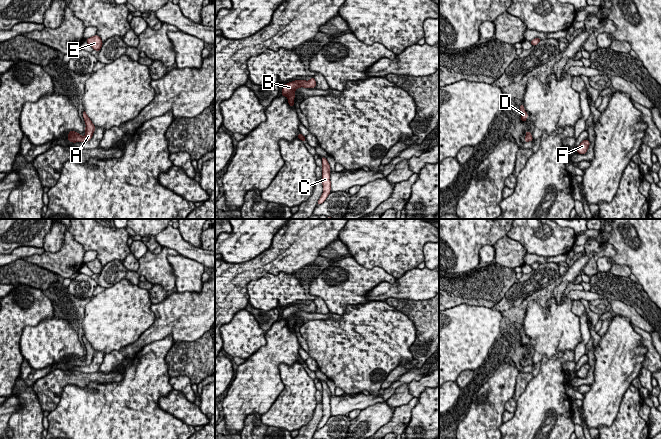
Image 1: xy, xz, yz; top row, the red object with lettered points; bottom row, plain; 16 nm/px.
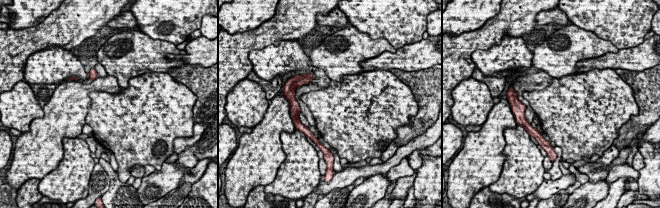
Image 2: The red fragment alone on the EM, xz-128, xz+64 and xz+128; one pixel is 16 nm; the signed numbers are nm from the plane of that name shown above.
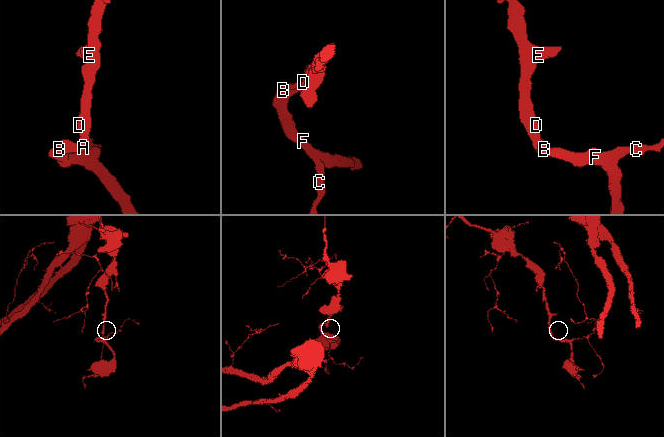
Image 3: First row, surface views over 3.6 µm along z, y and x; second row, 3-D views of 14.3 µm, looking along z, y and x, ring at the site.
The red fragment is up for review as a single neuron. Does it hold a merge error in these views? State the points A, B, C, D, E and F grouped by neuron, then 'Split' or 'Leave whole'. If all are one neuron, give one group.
Groups: A B C D E F. Leave whole

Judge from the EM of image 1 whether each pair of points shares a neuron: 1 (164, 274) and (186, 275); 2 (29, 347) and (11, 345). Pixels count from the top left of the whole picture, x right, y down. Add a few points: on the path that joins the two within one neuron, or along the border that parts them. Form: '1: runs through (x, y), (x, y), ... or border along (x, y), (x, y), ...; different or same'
1: border along (168, 254), (168, 262), (175, 277), (175, 287); different
2: border along (30, 325), (20, 338), (24, 358); different

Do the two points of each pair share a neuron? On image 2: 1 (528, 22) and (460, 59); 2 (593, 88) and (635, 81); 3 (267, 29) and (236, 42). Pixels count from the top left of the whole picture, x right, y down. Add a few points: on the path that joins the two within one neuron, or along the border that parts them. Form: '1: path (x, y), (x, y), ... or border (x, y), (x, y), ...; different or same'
1: path (511, 22), (500, 24), (489, 35), (475, 42); same
2: border (614, 70), (631, 88), (637, 104); different
3: path (259, 37), (244, 42); same

